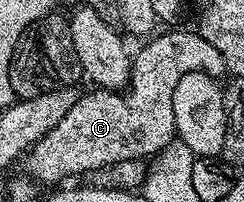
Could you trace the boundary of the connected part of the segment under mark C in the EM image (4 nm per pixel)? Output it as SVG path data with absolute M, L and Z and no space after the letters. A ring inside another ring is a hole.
M181 28L168 29L168 34L156 33L147 40L152 42L147 42L139 51L134 51L131 59L131 80L122 92L91 88L88 94L80 93L76 97L73 108L69 108L69 112L65 112L65 116L57 120L55 127L40 142L36 142L30 150L26 151L27 170L36 183L59 182L70 174L99 170L102 166L113 165L114 162L135 162L138 158L150 160L161 153L170 142L176 141L173 92L181 76L198 70L202 70L204 74L219 76L219 73L224 73L225 70L221 52L217 52L217 48L209 44L209 40L202 38L194 29L179 29Z

